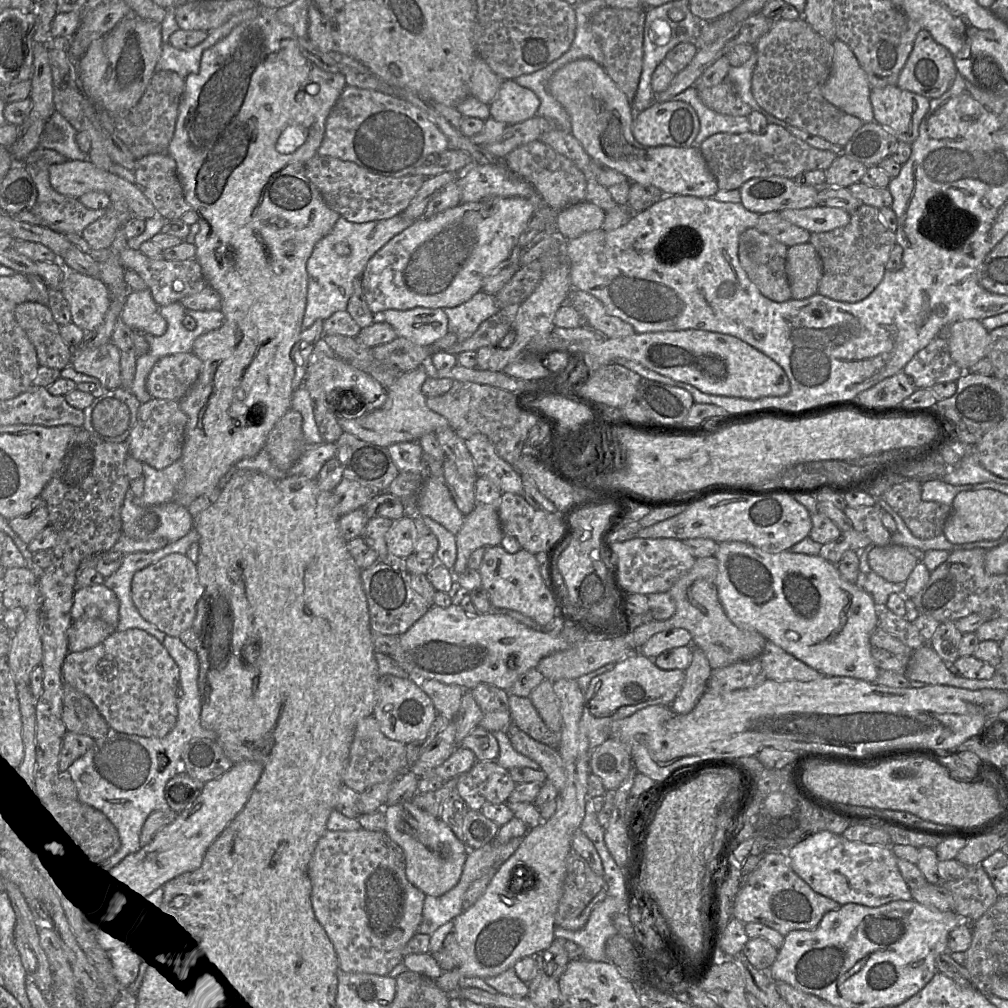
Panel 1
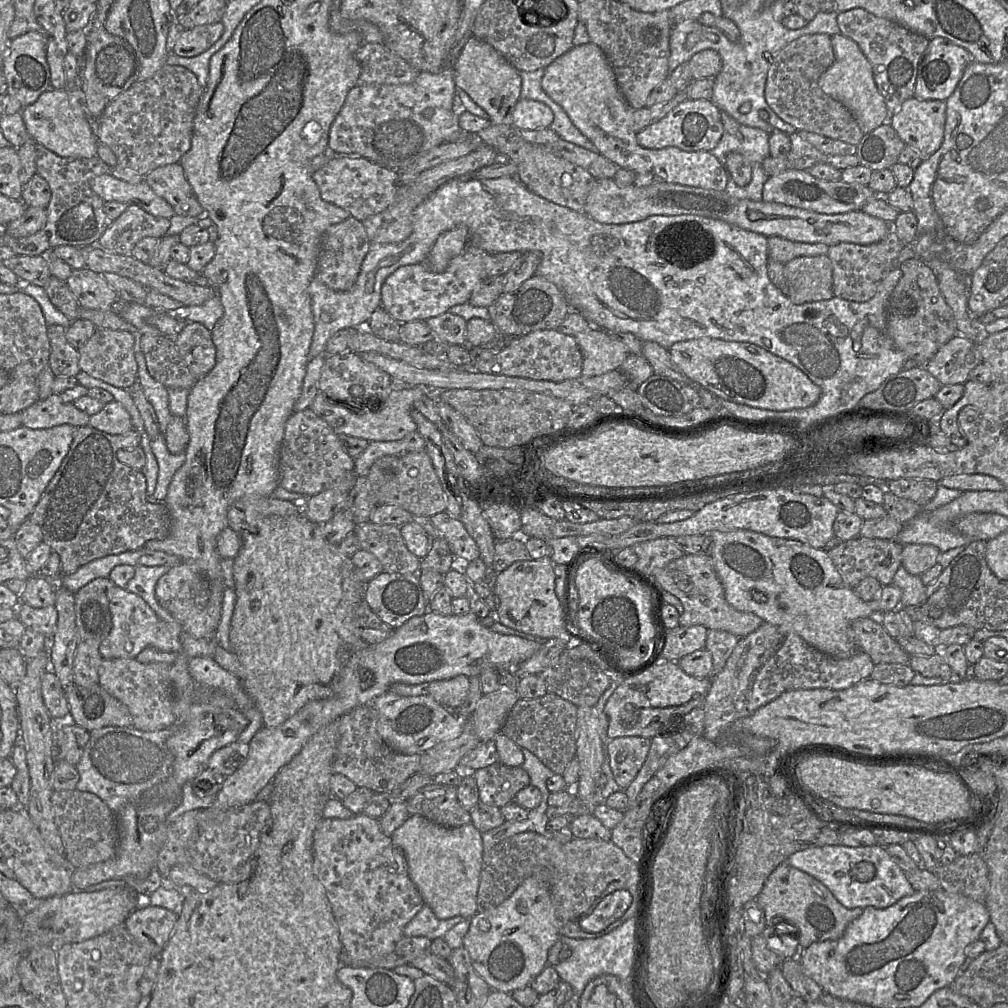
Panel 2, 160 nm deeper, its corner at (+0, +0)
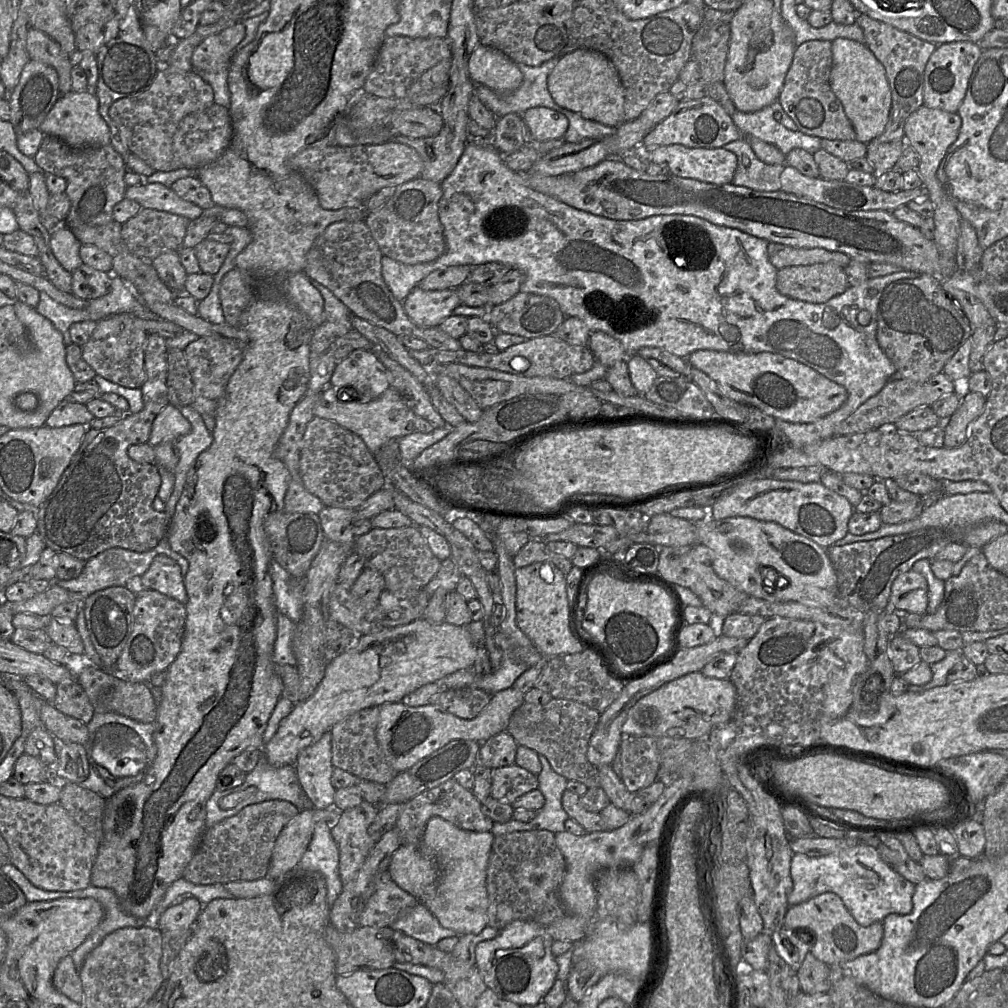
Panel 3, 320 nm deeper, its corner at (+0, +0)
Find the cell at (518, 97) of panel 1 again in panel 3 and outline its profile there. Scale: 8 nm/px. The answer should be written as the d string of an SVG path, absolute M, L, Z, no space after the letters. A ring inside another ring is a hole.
M542 106L527 109L522 119L531 137L538 141L562 139L569 125L564 114Z

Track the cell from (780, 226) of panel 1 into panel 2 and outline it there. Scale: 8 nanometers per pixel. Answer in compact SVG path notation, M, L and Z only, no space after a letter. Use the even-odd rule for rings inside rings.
M768 237L770 259L786 264L798 257L827 255L829 246L822 243L794 242L781 237Z

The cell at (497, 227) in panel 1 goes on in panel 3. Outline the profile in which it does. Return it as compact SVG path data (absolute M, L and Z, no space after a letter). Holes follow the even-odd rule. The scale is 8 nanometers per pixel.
M416 286L403 300L406 314L421 327L439 327L459 305L457 289L426 291Z

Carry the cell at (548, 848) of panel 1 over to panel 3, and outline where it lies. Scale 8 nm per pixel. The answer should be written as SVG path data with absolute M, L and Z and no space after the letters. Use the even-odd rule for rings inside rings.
M516 920L501 929L494 939L476 945L475 964L487 988L501 999L518 1005L535 1005L543 1000L557 979L559 966L551 949L553 941L546 926Z

